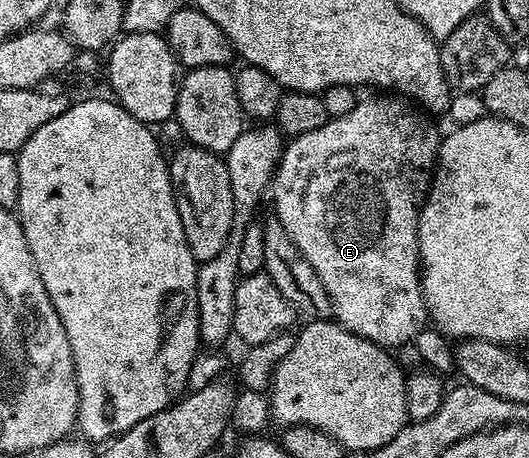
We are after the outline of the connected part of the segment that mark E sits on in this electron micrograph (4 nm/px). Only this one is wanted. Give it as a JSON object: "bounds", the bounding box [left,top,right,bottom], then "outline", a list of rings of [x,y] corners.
{"bounds":[272,97,440,349],"outline":[[[386,97],[390,99],[363,98],[352,109],[352,113],[345,117],[327,118],[320,129],[312,129],[312,133],[295,135],[285,144],[282,159],[278,163],[277,171],[272,182],[272,195],[274,193],[274,207],[276,218],[282,222],[284,229],[296,241],[300,253],[316,269],[320,281],[324,281],[324,289],[328,289],[330,300],[334,306],[333,318],[342,326],[347,327],[354,335],[377,343],[379,347],[395,349],[401,343],[413,344],[417,334],[427,326],[428,316],[426,302],[422,296],[422,276],[418,261],[418,215],[422,212],[422,200],[430,192],[430,180],[434,178],[434,169],[438,161],[438,144],[440,134],[434,128],[429,114],[423,113],[413,102],[402,97]]]}

